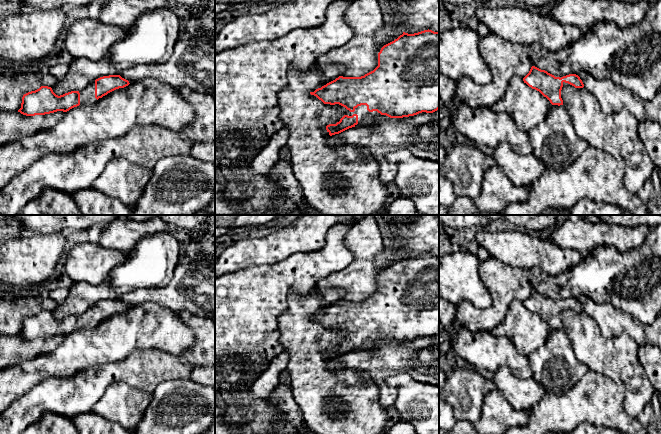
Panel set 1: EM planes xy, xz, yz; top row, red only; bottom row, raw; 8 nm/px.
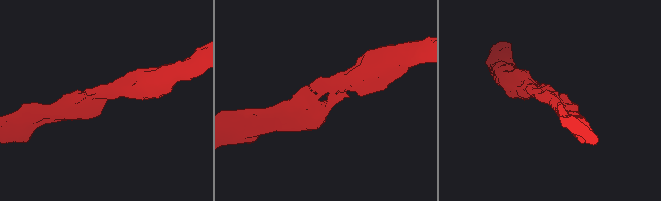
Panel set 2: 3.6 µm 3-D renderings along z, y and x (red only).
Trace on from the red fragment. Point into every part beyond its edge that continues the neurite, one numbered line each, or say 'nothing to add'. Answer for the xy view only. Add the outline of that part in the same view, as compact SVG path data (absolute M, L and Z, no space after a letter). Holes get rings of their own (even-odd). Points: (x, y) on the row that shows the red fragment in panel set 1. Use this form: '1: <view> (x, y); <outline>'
1: xy (87, 95); M95 81L85 86L80 93L80 105L84 103L94 104L97 99L95 98Z

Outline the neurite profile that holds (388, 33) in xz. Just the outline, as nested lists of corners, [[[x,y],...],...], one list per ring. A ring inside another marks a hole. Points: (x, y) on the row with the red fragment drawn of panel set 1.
[[[385,23],[385,25],[376,33],[376,41],[378,44],[382,44],[384,46],[394,41],[402,34],[403,30],[398,25]]]

